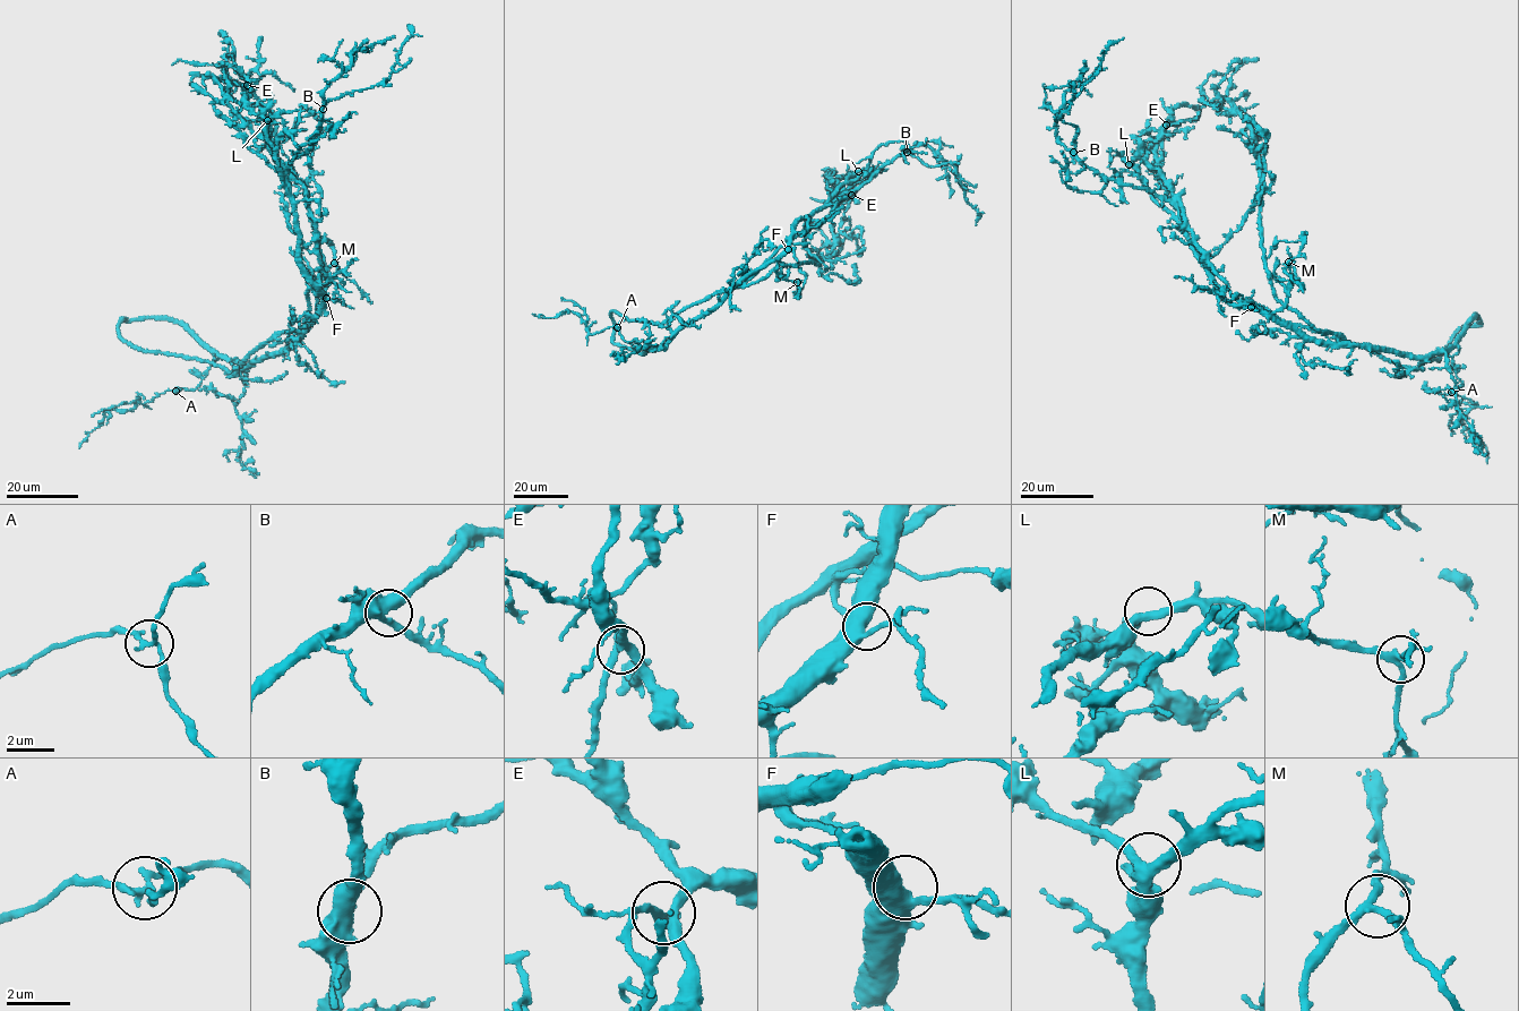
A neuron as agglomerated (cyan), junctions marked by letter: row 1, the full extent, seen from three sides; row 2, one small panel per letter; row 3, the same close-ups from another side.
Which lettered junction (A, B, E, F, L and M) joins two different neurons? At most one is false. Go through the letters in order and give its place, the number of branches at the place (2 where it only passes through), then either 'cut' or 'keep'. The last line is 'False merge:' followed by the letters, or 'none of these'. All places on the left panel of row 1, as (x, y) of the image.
A: at (176, 391); 3 branches meet; keep
B: at (323, 109); 3 branches meet; keep
E: at (247, 85); 4 branches meet; keep
F: at (326, 298); 3 branches meet; keep
L: at (267, 120); 3 branches meet; keep
M: at (334, 263); 3 branches meet; keep
False merge: none of these

